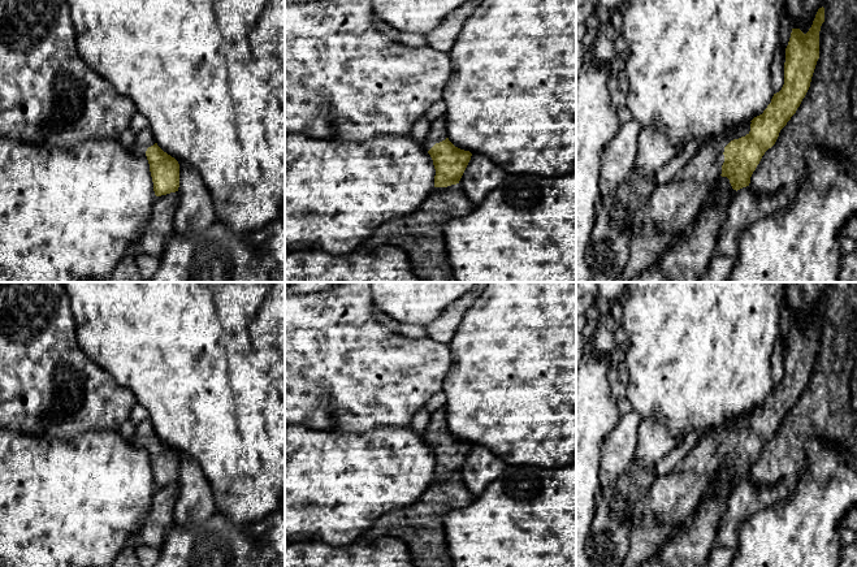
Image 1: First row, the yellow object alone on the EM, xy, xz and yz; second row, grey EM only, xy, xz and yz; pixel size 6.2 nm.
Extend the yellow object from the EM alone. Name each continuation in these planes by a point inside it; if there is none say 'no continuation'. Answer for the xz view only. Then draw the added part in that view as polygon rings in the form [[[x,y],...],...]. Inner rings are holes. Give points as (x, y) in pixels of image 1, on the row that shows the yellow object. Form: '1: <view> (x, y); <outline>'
1: xz (437, 133); [[[445,116],[432,122],[430,129],[425,137],[424,146],[429,151],[436,143],[447,138]]]

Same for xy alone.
1: xy (143, 139); [[[147,127],[135,134],[135,142],[133,146],[133,151],[135,155],[147,159],[146,151],[148,147],[153,146],[155,143],[156,143],[155,138],[153,138],[151,130]]]

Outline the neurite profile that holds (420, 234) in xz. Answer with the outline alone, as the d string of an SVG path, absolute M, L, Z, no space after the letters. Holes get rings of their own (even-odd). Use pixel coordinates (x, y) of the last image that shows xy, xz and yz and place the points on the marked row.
M458 183L434 187L415 212L378 226L371 237L363 241L360 250L372 251L381 246L395 244L408 255L411 268L417 277L429 282L458 282L447 259L443 225L454 217L469 215L475 207Z

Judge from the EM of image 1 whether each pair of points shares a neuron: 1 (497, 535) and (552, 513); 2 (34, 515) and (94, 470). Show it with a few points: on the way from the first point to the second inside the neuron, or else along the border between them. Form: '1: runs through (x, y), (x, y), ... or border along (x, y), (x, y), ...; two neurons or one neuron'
1: runs through (510, 535), (529, 535), (539, 526); one neuron
2: runs through (48, 510), (55, 509), (79, 484); one neuron

